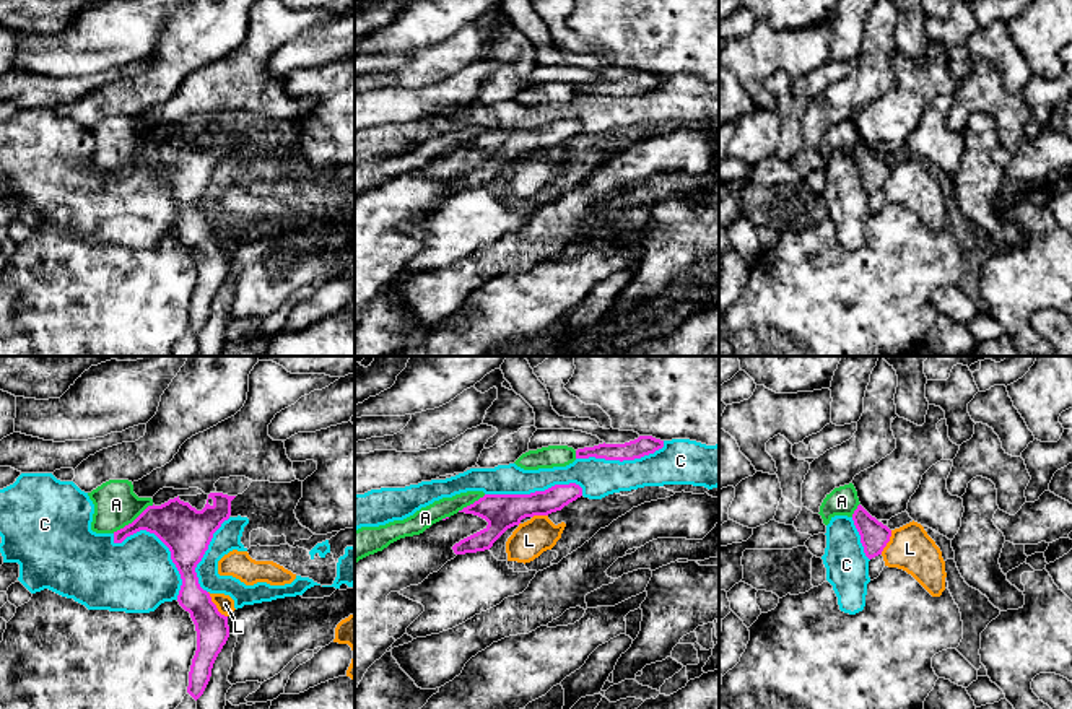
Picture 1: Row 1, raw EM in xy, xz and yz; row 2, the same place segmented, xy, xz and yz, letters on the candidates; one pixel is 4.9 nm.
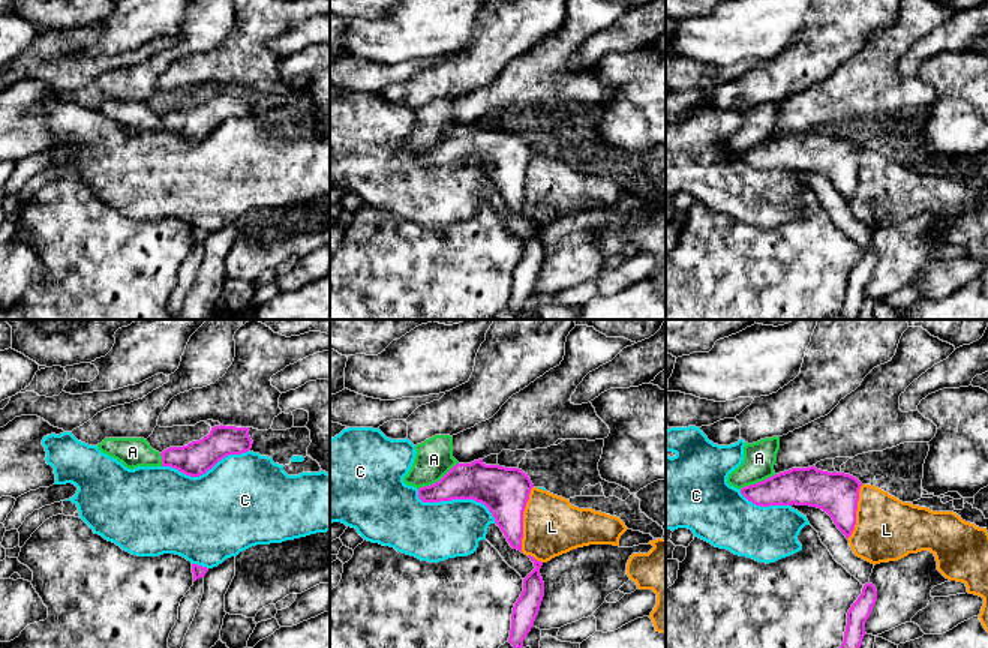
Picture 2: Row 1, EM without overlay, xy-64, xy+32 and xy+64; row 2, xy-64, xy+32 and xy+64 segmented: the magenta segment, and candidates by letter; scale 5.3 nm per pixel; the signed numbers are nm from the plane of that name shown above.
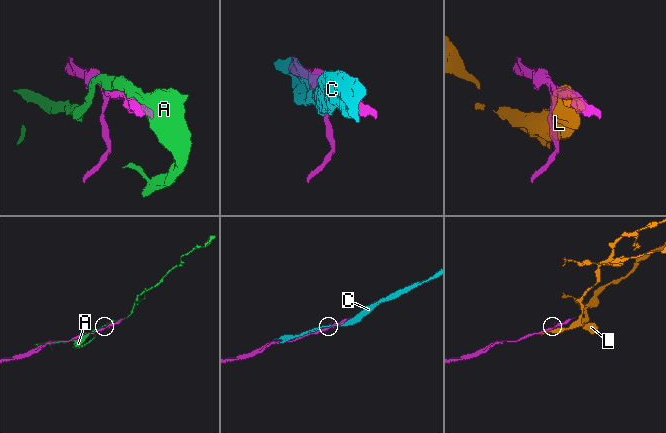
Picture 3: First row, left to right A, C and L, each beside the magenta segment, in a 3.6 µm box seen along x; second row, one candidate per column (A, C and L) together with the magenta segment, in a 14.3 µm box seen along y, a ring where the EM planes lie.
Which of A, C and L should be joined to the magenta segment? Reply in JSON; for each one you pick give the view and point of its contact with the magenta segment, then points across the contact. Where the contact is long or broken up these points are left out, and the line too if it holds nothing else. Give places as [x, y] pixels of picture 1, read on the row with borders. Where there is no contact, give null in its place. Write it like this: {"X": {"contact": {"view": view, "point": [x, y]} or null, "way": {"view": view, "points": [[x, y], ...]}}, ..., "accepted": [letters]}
{"C": {"contact": {"view": "xy", "point": [163, 542]}}, "accepted": ["C"]}

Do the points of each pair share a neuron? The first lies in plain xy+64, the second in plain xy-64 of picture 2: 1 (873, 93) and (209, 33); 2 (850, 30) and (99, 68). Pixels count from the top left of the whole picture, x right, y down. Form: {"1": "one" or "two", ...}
{"1": "two", "2": "two"}

